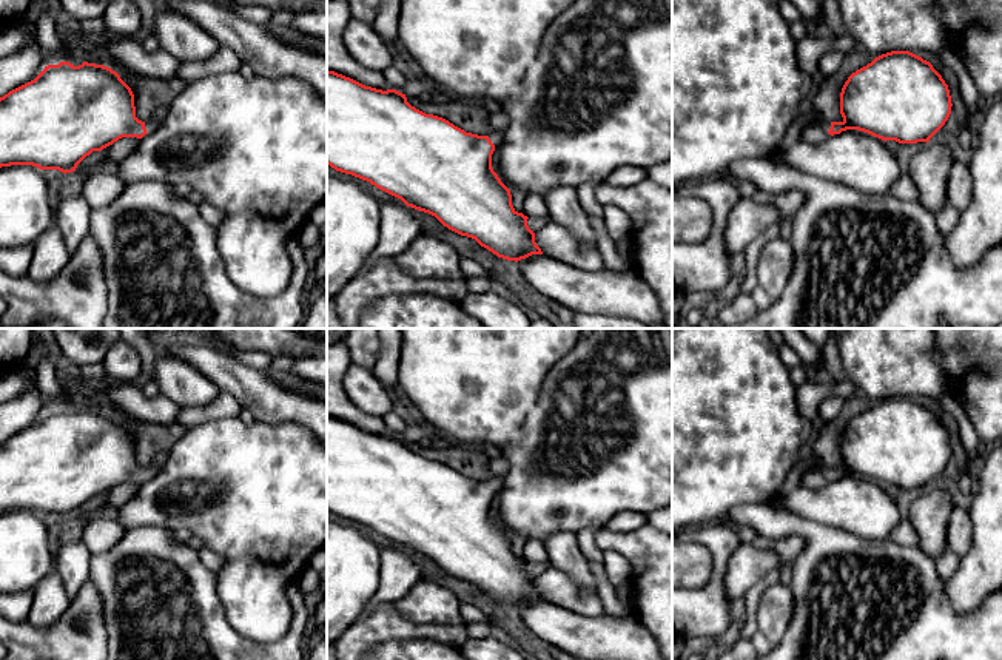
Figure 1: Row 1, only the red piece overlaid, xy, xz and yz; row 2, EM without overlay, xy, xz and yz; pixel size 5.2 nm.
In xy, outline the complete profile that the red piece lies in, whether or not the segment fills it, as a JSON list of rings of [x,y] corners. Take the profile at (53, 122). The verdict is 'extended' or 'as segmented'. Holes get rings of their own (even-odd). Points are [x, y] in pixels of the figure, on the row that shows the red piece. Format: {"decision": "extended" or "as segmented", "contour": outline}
{"decision": "extended", "contour": [[[60,62],[59,65],[48,65],[45,69],[31,82],[9,91],[0,97],[0,168],[11,165],[32,165],[40,170],[59,170],[62,173],[76,171],[77,165],[89,156],[92,151],[102,151],[103,148],[113,145],[122,137],[137,137],[142,139],[145,134],[156,131],[160,122],[165,119],[168,105],[162,105],[146,122],[136,117],[134,94],[131,88],[120,79],[120,76],[108,66],[83,62],[79,66],[69,62]]]}

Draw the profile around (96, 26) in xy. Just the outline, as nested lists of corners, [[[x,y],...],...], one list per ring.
[[[102,17],[92,20],[76,22],[76,29],[82,34],[102,35],[106,32]]]

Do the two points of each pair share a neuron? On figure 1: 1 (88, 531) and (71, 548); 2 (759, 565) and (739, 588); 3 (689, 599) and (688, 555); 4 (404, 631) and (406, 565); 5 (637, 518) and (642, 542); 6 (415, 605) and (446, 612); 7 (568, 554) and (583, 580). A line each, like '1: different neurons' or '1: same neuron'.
1: different neurons
2: same neuron
3: different neurons
4: different neurons
5: different neurons
6: same neuron
7: same neuron

